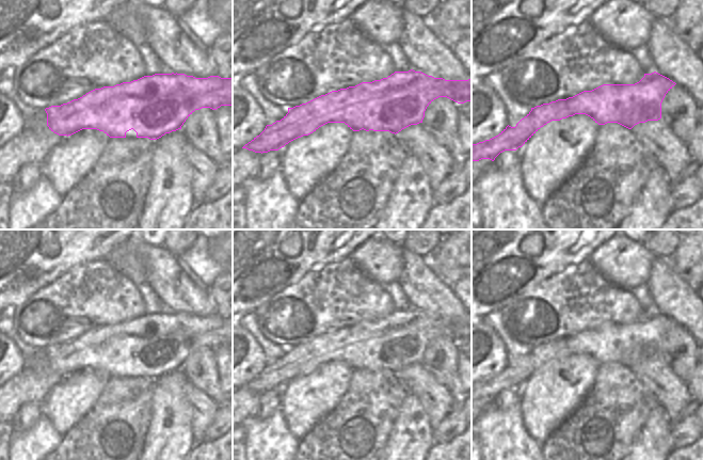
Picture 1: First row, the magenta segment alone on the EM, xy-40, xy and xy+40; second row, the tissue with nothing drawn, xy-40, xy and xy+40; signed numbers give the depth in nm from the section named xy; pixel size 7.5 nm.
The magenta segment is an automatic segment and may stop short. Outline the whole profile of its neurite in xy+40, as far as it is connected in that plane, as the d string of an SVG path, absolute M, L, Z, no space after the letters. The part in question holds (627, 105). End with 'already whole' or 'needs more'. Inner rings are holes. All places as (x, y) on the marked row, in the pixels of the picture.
M654 72L635 84L603 84L566 99L531 108L515 127L507 126L498 136L472 145L472 162L492 161L505 150L522 147L541 127L575 114L586 114L598 125L618 123L632 129L639 123L661 118L661 102L676 83Z; already whole

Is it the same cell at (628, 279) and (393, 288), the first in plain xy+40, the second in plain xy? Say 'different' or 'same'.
different

